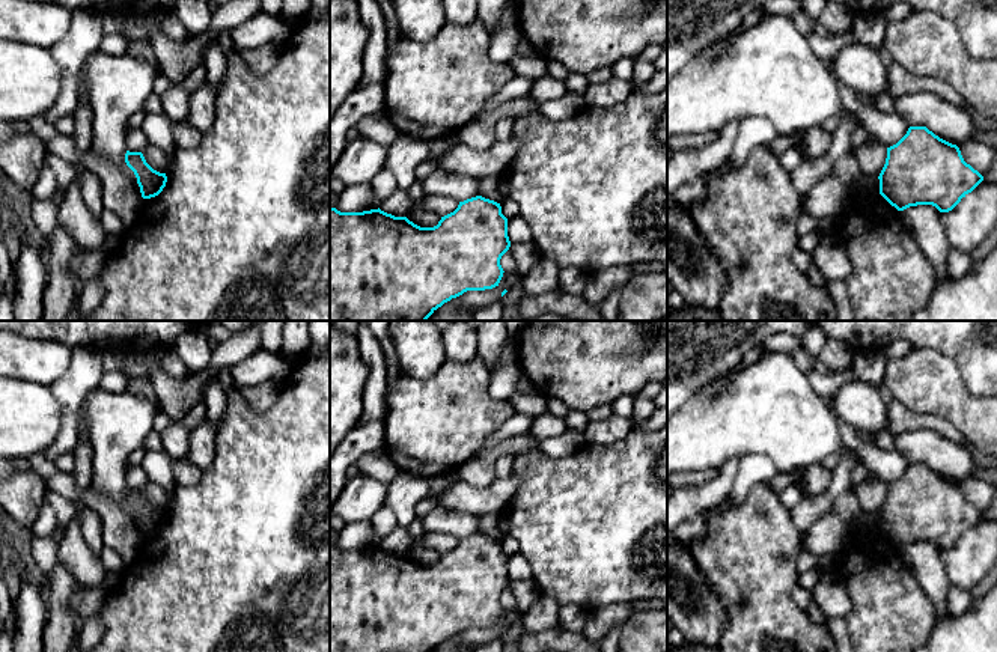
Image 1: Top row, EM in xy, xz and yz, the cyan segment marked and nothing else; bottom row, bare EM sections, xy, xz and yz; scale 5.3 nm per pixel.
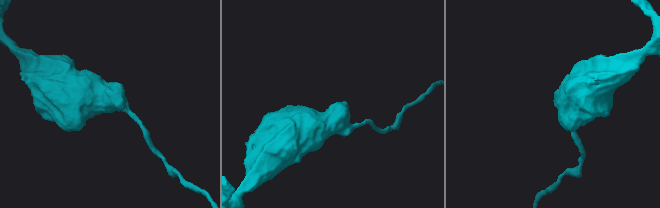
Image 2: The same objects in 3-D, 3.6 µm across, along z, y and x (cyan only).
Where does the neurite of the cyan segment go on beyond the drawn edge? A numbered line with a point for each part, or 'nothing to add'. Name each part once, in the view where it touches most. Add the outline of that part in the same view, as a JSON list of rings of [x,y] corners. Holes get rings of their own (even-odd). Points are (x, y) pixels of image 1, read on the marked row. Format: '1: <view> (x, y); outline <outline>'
nothing to add

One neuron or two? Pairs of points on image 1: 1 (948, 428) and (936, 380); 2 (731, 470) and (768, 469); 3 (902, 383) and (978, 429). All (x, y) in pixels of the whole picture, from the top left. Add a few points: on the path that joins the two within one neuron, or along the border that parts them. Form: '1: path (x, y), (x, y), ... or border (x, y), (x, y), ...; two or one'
1: border (910, 408), (919, 413), (943, 416), (967, 441); two
2: border (740, 460), (737, 479), (728, 496); two
3: path (920, 383), (931, 383), (960, 411); one

